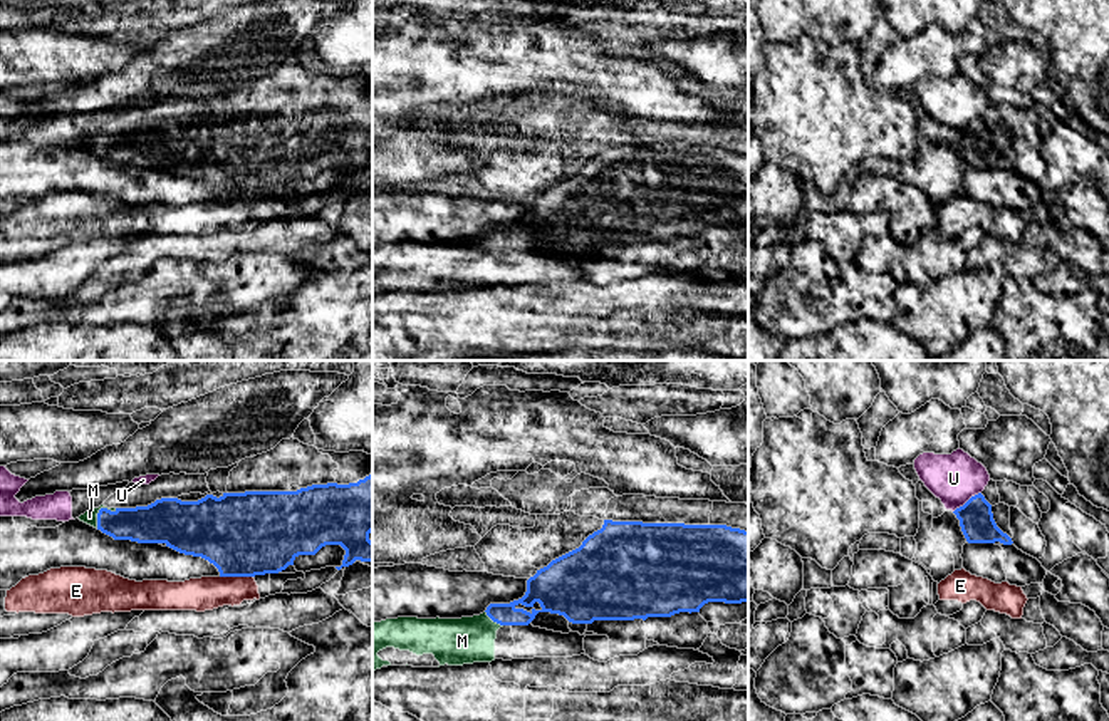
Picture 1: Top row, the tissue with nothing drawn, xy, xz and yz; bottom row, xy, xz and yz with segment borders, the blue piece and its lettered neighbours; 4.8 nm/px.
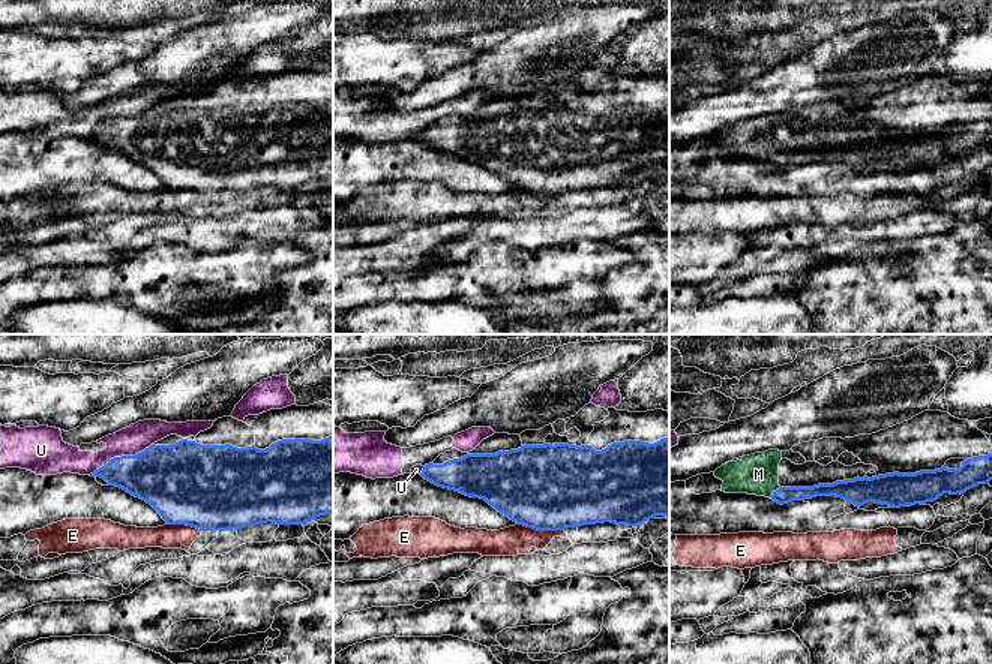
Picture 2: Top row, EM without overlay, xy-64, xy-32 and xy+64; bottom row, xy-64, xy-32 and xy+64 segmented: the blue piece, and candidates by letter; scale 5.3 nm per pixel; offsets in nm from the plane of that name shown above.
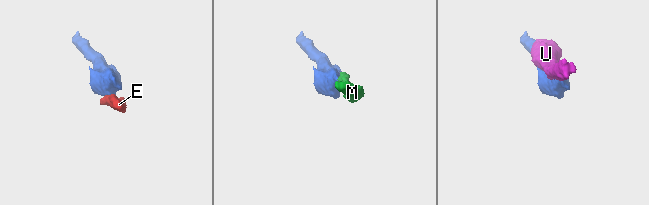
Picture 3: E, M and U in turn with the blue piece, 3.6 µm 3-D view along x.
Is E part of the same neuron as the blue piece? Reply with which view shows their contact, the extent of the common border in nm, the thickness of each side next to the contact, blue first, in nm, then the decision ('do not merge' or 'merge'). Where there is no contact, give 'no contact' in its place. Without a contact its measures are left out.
xy | 160 nm | 400/160 nm | do not merge

